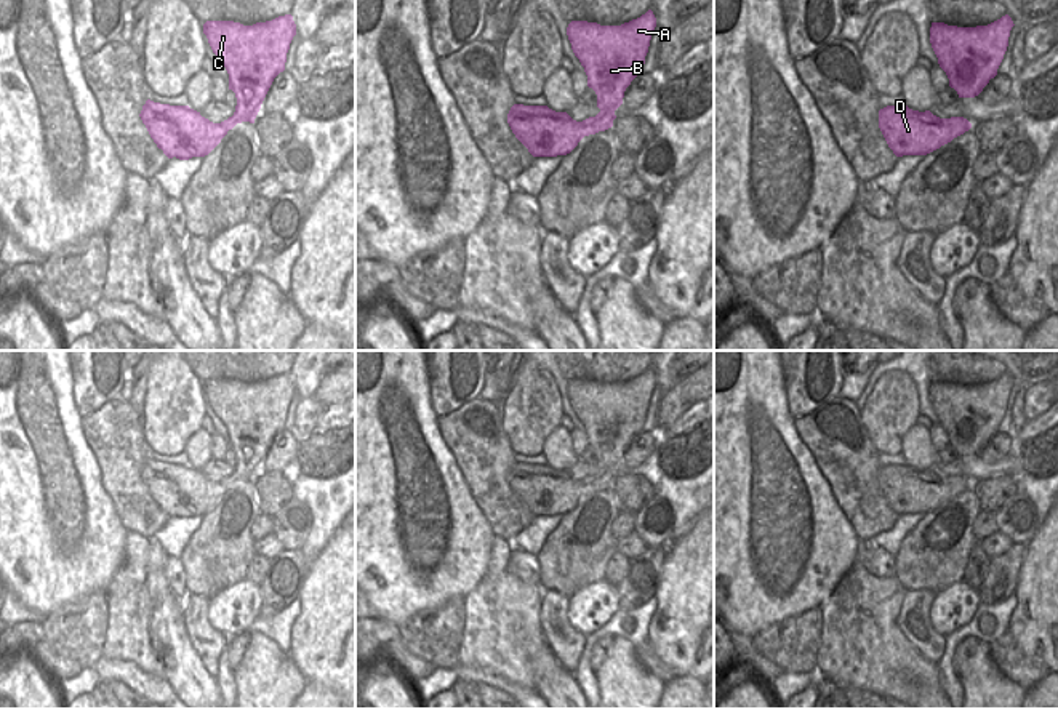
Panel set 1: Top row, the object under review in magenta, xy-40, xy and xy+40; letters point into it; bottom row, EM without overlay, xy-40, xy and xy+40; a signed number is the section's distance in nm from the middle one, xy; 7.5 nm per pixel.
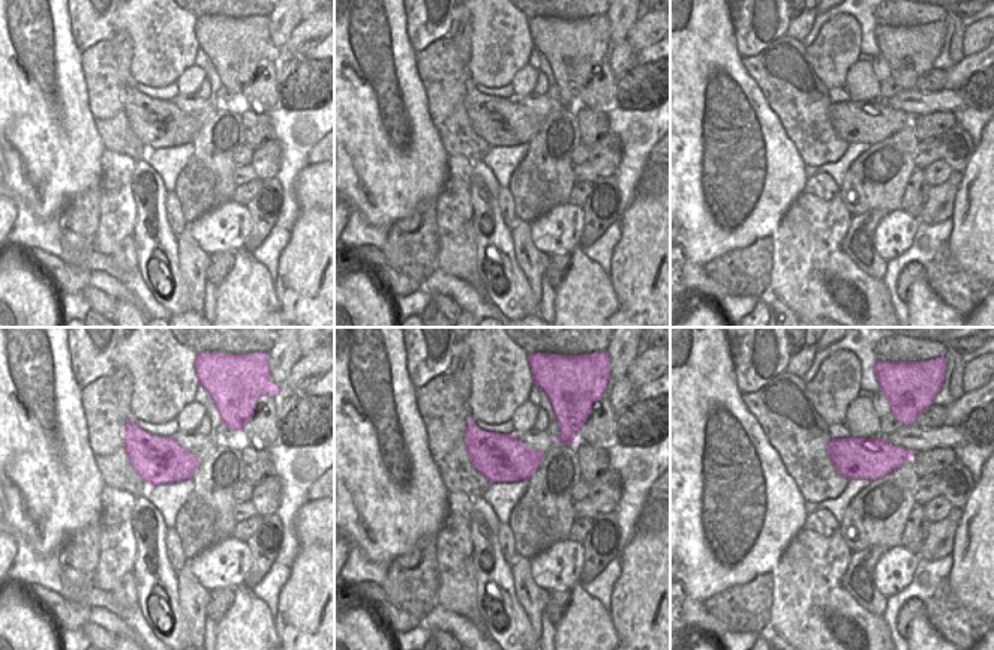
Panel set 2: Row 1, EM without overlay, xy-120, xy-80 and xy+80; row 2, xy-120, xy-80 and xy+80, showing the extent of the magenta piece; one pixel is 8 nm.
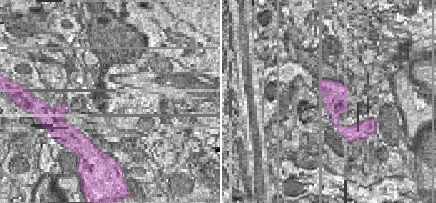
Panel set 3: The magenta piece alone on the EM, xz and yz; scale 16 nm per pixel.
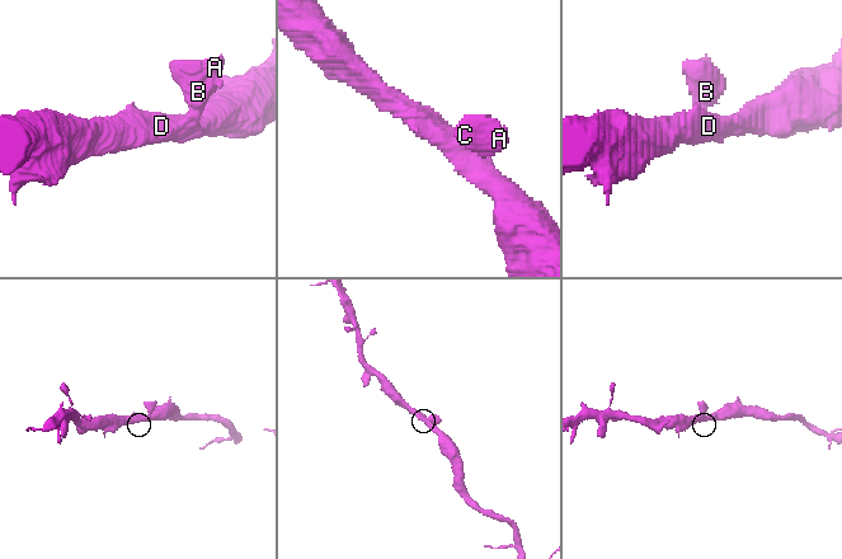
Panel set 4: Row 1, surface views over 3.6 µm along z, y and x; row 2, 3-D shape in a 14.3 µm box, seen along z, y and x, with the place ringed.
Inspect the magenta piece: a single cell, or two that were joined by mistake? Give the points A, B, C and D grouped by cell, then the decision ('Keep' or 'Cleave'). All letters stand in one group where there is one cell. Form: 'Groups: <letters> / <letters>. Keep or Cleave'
Groups: A B C D. Keep.

